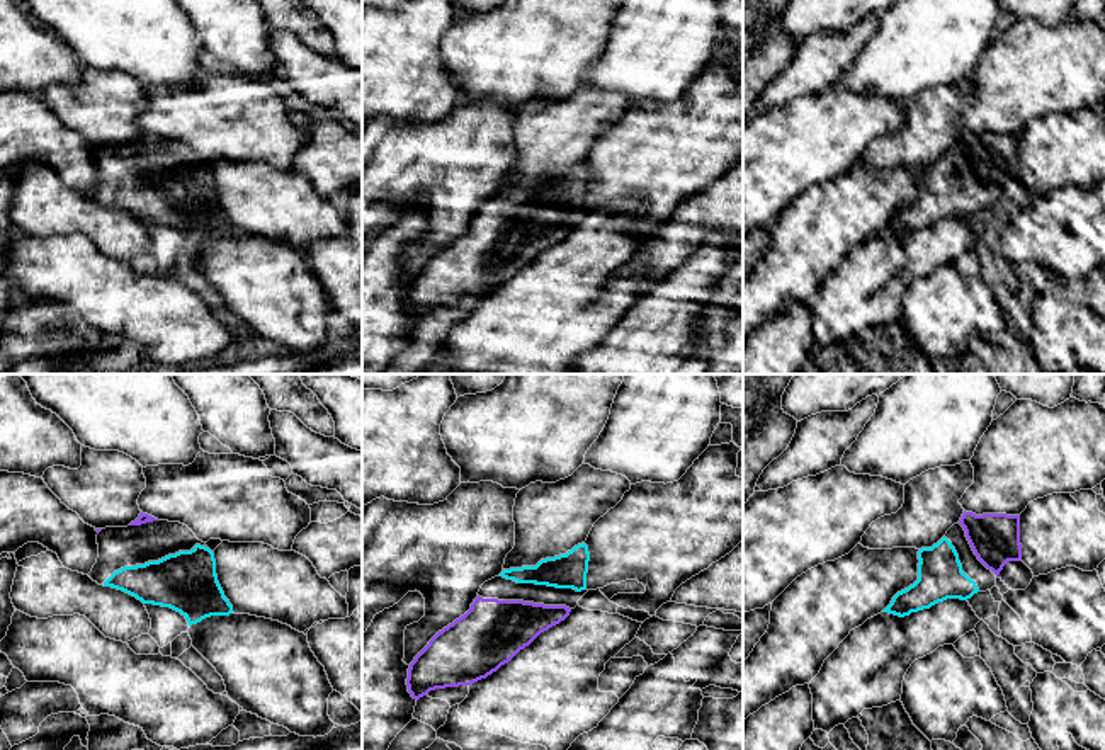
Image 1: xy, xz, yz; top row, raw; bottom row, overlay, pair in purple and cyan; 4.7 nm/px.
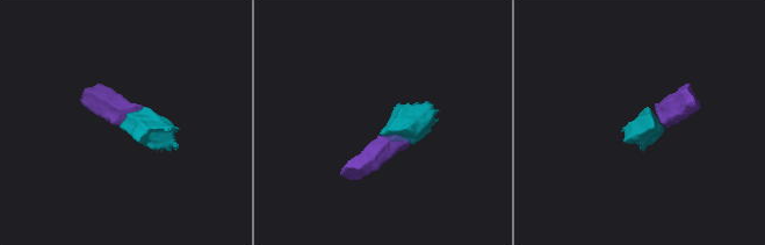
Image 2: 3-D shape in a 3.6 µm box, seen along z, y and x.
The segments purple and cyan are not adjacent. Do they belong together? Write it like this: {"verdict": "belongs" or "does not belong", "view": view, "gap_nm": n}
{"verdict": "belongs", "view": "yz", "gap_nm": 80}

